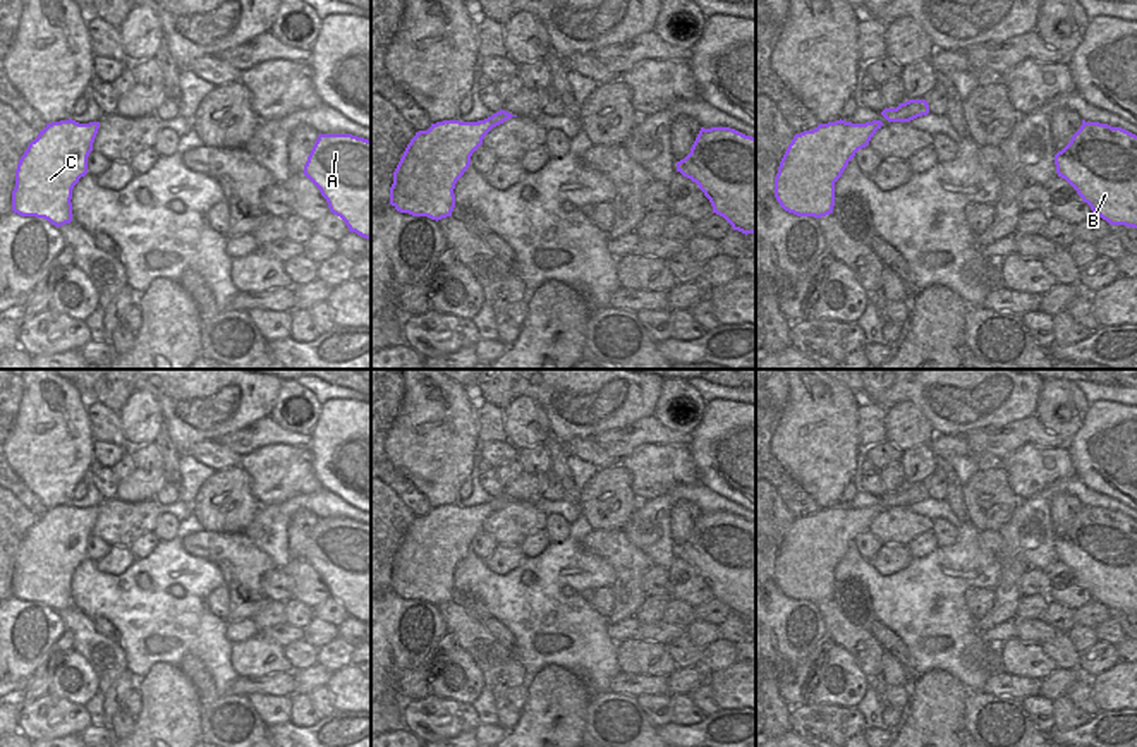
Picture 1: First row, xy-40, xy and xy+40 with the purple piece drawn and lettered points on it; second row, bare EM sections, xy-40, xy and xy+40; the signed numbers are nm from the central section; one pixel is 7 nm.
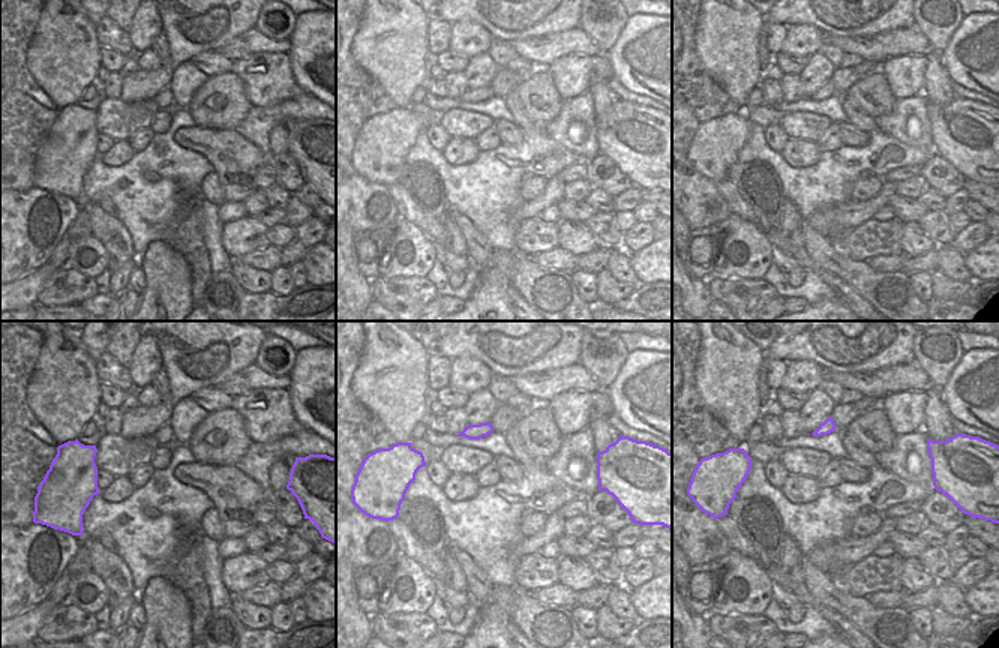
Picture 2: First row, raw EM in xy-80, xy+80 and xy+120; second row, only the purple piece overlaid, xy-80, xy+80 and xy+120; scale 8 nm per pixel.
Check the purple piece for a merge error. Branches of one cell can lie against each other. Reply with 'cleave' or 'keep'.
keep

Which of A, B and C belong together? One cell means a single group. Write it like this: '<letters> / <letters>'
A B C

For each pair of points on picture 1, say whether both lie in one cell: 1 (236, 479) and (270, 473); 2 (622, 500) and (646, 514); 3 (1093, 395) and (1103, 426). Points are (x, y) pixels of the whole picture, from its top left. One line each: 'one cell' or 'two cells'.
1: two cells
2: two cells
3: two cells

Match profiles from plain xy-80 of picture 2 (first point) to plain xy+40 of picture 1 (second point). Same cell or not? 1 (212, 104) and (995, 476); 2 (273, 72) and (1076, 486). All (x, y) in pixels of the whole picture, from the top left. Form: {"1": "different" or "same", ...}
{"1": "same", "2": "different"}

